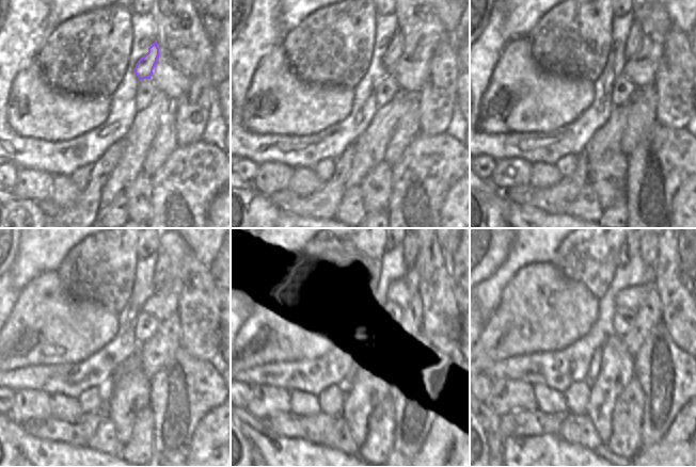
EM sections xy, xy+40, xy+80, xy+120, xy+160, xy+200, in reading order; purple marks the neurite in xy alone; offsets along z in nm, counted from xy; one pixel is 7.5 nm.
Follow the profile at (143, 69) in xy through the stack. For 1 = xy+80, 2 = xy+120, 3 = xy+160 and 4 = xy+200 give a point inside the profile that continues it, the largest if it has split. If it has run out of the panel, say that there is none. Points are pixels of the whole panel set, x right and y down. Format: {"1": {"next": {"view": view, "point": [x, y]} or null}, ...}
{"1": {"next": {"view": "xy+80", "point": [634, 41]}}, "2": {"next": {"view": "xy+120", "point": [162, 266]}}, "3": {"next": {"view": "xy+160", "point": [410, 250]}}, "4": {"next": {"view": "xy+200", "point": [649, 250]}}}

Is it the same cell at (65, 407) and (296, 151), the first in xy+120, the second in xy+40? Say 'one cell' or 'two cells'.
two cells

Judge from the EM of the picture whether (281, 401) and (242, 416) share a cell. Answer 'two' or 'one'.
two

